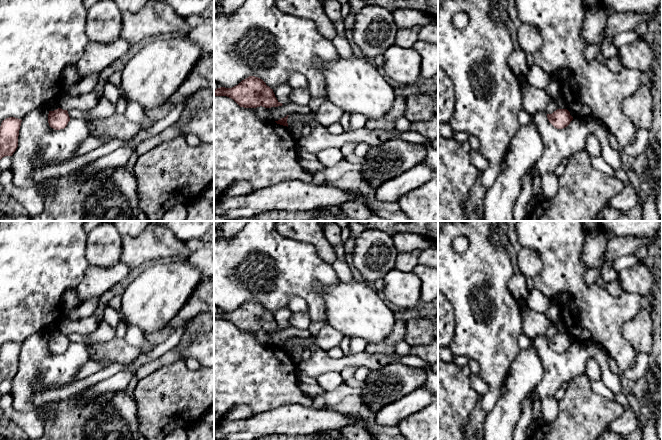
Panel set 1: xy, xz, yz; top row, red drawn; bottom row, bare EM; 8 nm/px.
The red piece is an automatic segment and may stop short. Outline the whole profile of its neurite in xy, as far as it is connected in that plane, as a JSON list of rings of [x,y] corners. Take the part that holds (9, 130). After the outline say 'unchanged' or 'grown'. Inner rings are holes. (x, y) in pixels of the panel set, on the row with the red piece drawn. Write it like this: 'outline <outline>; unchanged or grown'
outline [[[9,117],[0,126],[0,160],[5,156],[12,156],[18,147],[18,136],[21,119]]]; unchanged

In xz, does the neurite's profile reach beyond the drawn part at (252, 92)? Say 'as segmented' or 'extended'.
as segmented

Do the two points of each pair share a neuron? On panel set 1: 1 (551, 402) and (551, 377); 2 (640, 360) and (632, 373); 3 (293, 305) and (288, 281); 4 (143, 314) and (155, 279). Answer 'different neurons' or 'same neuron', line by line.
1: different neurons
2: same neuron
3: different neurons
4: same neuron

